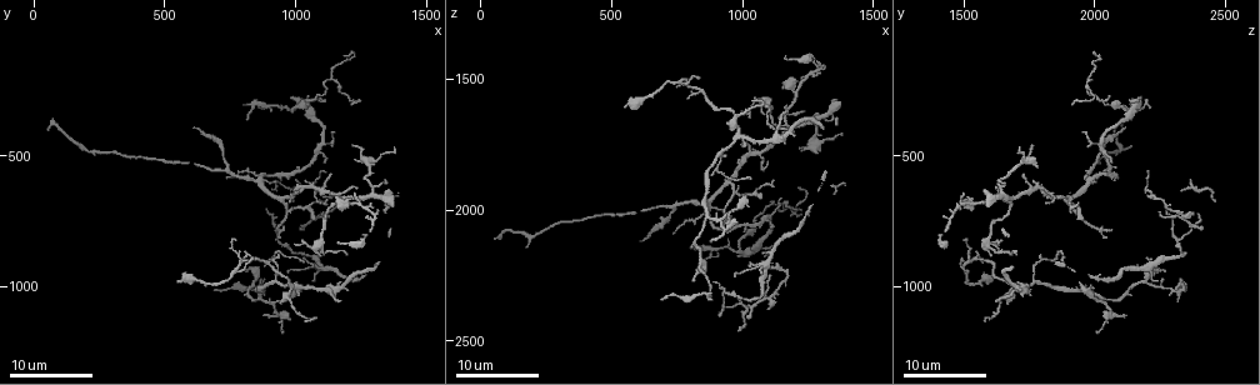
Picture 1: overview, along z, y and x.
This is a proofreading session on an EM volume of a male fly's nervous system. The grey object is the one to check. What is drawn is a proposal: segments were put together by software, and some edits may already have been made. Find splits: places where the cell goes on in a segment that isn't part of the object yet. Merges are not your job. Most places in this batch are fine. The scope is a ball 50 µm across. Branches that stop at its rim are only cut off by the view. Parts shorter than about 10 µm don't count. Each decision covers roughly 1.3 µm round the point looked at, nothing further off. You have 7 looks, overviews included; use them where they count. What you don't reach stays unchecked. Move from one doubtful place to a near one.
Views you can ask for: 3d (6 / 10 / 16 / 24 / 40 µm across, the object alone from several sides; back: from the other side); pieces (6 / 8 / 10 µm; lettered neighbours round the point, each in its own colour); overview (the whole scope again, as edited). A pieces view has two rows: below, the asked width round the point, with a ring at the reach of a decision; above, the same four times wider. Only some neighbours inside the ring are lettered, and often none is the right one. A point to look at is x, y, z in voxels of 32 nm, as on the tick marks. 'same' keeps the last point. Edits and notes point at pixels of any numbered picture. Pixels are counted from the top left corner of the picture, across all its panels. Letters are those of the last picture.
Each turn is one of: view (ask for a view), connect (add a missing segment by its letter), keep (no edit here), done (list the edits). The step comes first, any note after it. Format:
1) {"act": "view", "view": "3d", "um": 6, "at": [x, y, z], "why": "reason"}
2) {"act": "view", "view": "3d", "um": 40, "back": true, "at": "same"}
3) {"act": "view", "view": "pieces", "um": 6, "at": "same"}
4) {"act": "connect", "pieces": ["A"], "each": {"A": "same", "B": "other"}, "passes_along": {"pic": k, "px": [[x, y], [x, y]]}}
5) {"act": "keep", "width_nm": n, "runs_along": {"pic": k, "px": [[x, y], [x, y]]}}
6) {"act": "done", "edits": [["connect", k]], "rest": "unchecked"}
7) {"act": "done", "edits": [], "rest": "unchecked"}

{"act": "view", "view": "3d", "um": 16, "at": [1070, 730, 1950]}

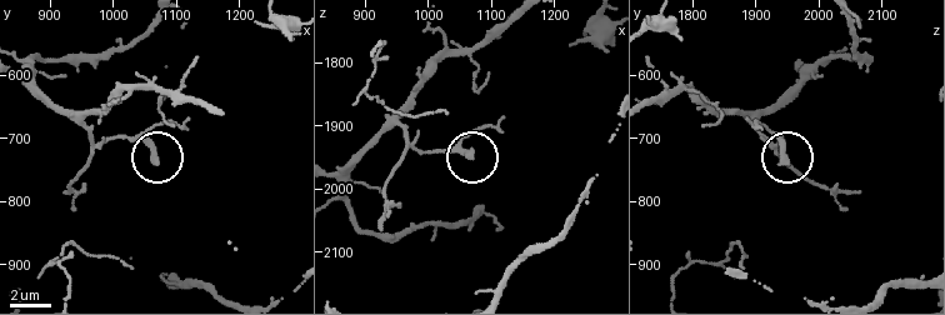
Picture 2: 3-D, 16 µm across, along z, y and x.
{"act": "view", "view": "pieces", "um": 10, "at": [1070, 740, 1950]}

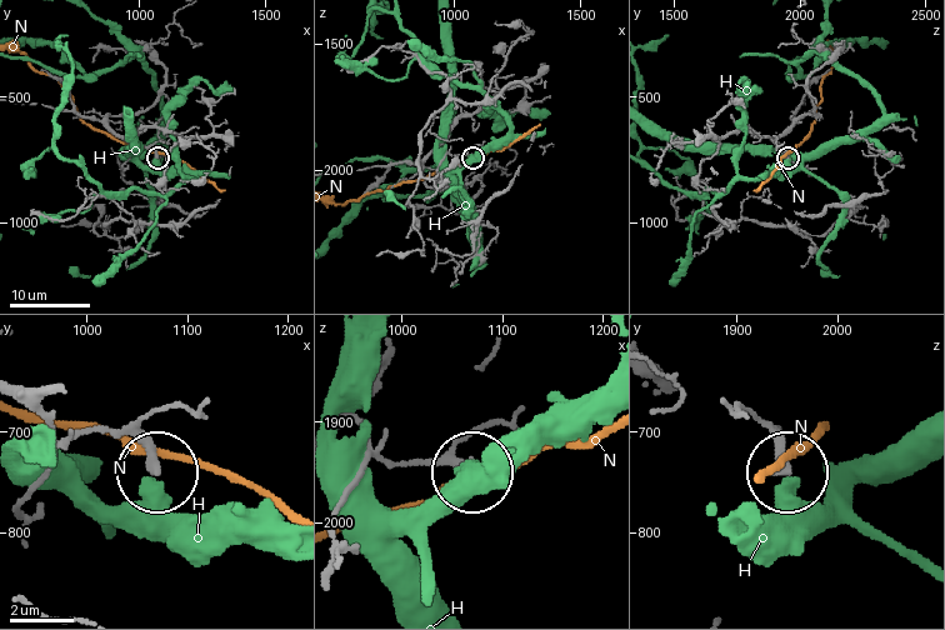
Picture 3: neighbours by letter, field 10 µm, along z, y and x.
{"act": "keep", "each": {"H": "other", "N": "other"}, "found": "no lettered segment goes on from it"}

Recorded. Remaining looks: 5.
{"act": "view", "view": "3d", "um": 24, "at": [980, 270, 2170], "why": "an open end"}

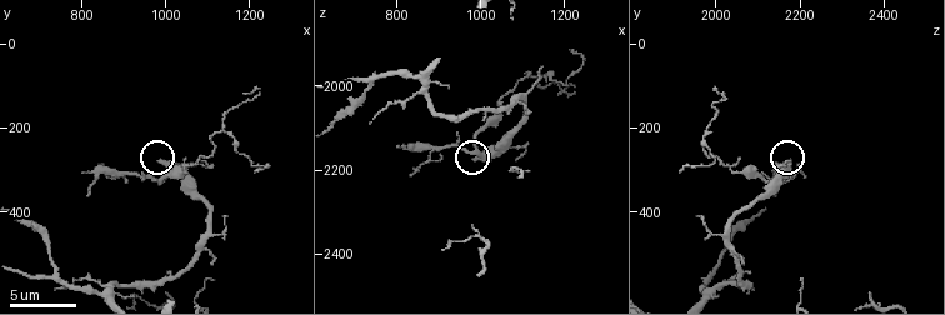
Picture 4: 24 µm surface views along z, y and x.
{"act": "view", "view": "pieces", "um": 6, "at": [980, 280, 2175]}

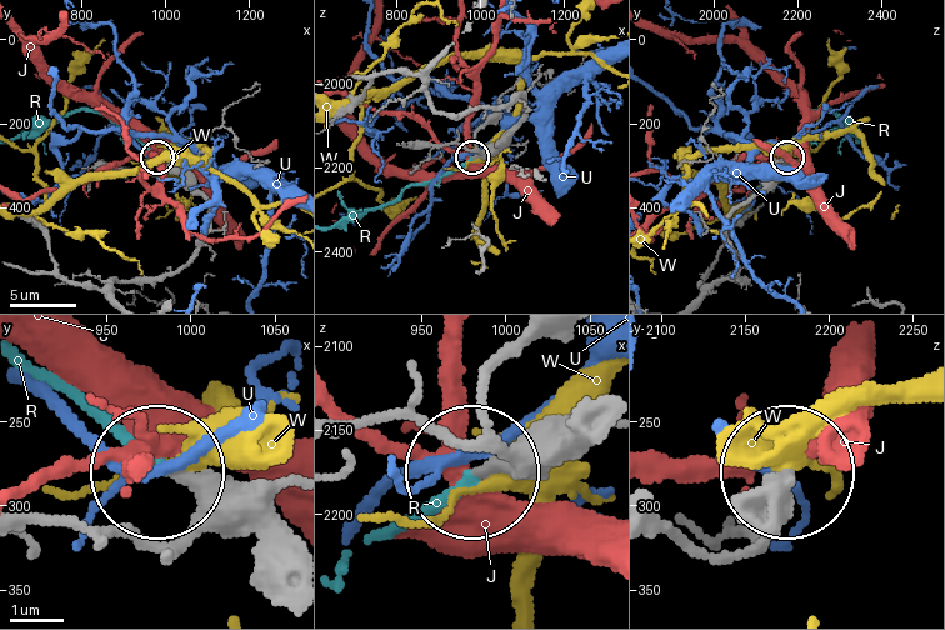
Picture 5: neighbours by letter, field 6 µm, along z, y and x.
{"act": "connect", "pieces": ["R"], "each": {"J": "other", "R": "same", "U": "other", "W": "other"}, "passes_along": {"pic": 5, "px": [[576, 413], [388, 525]]}, "found": "the cell continues"}

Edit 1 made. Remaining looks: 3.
{"act": "view", "view": "3d", "um": 16, "at": [1000, 990, 1940], "why": "branch stops here"}

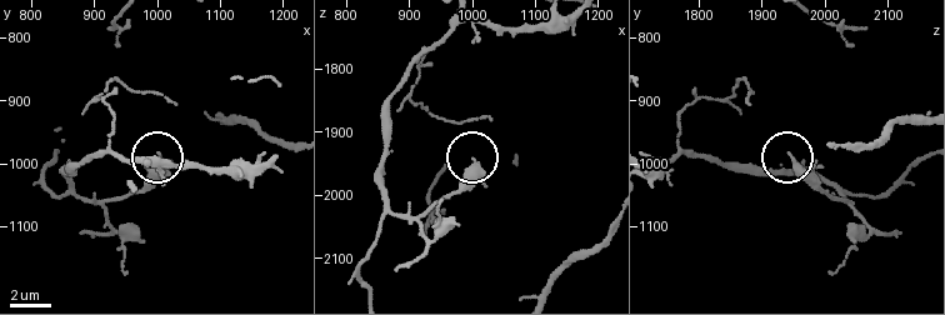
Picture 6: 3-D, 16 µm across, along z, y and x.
{"act": "view", "view": "pieces", "um": 6, "at": [1005, 985, 1945]}

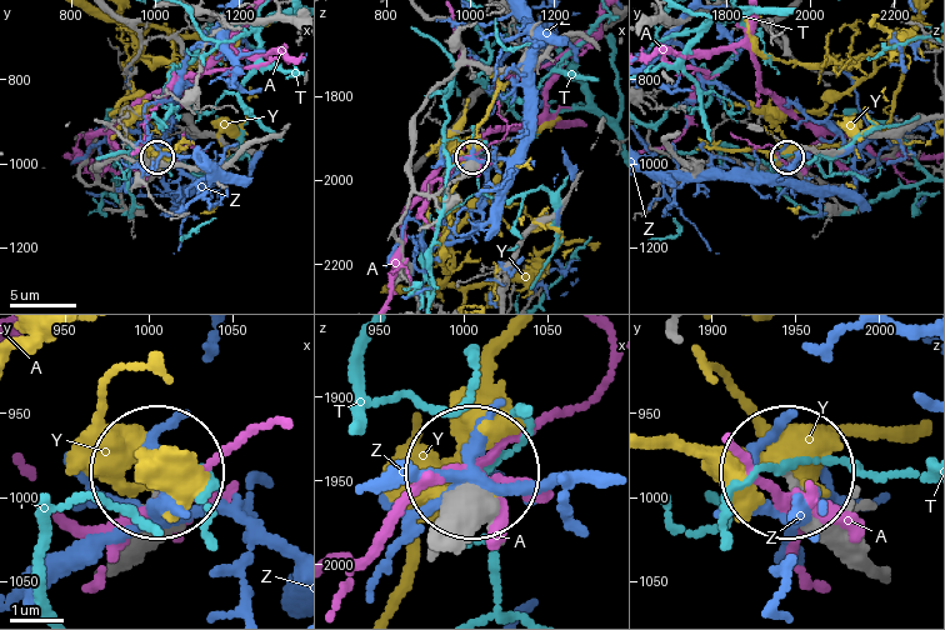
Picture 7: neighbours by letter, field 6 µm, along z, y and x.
{"act": "keep", "each": {"A": "other", "T": "other", "Y": "other", "Z": "other"}, "runs_along": {"pic": 7, "px": [[886, 578], [793, 475]]}, "found": "none of them fits"}

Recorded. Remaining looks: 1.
{"act": "done", "edits": [["connect", 5]], "rest": "unchecked"}

